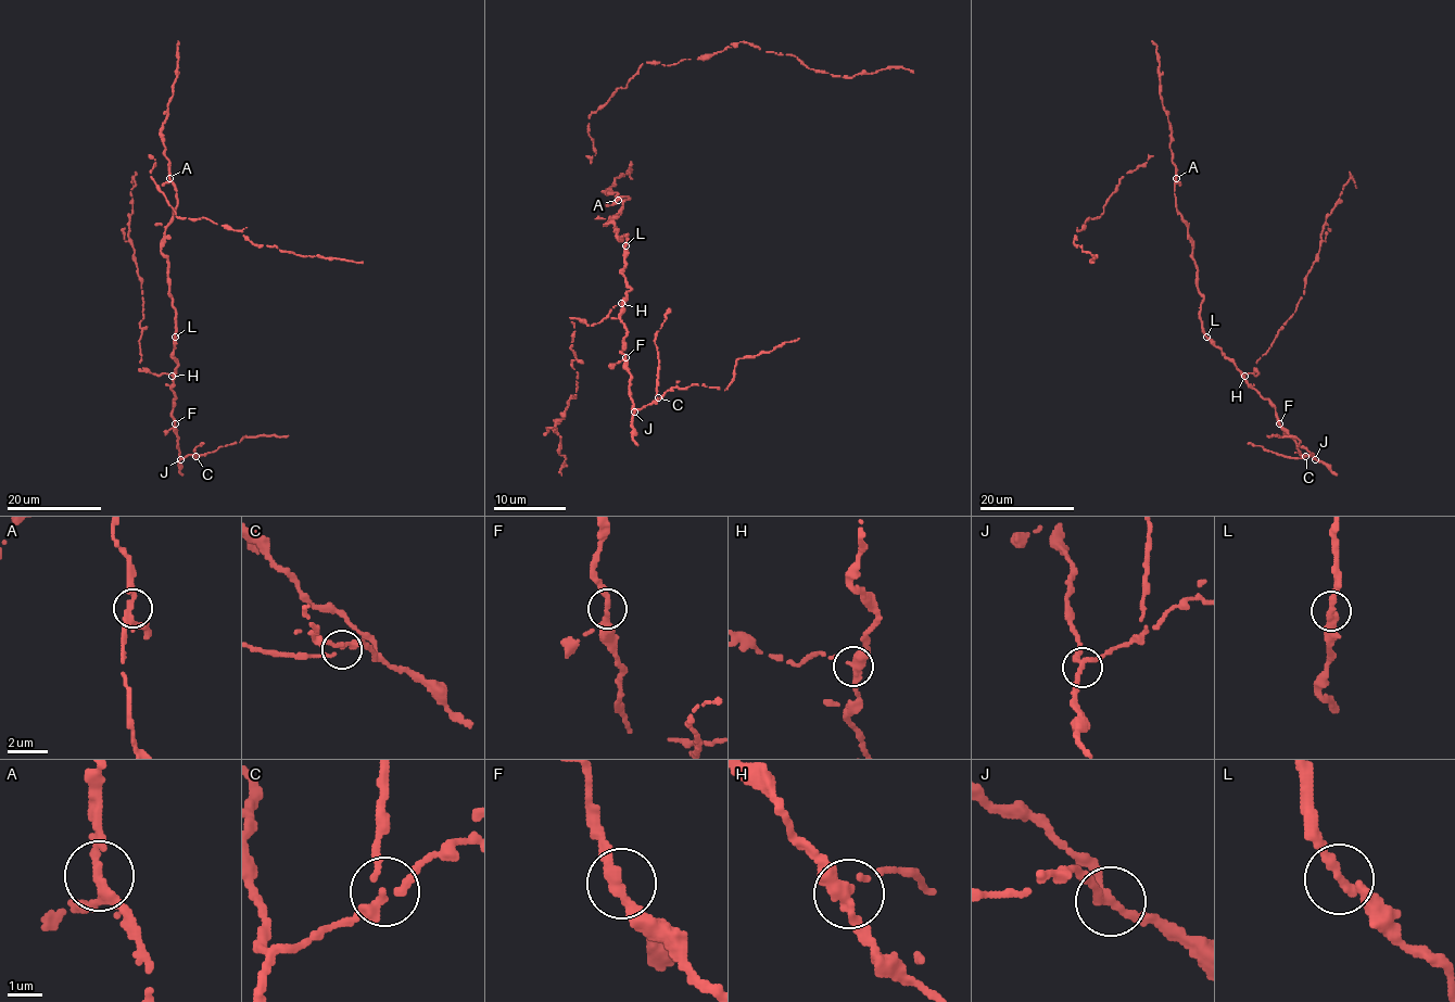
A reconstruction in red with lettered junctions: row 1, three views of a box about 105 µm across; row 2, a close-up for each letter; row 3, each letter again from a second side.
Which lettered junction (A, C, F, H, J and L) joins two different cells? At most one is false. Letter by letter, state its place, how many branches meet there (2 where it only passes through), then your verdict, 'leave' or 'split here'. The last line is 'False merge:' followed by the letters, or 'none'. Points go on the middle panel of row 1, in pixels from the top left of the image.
A: at (618, 200); 3 branches meet; leave
C: at (658, 397); 3 branches meet; leave
F: at (625, 357); 3 branches meet; leave
H: at (621, 303); 3 branches meet; leave
J: at (634, 411); 3 branches meet; leave
L: at (625, 245); 2 branches meet; leave
False merge: none

